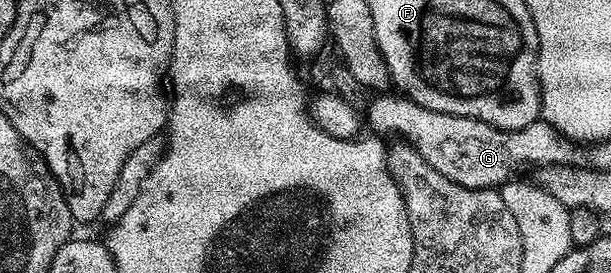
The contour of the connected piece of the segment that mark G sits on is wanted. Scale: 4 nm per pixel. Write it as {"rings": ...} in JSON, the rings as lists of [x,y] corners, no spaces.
{"rings":[[[384,92],[368,106],[368,126],[373,135],[385,136],[384,134],[397,134],[397,139],[403,140],[407,145],[412,146],[446,180],[454,180],[454,184],[464,186],[467,190],[490,190],[503,187],[505,182],[513,181],[516,174],[523,166],[540,166],[547,168],[557,164],[572,164],[577,161],[577,147],[572,145],[567,139],[561,138],[556,133],[550,123],[538,120],[534,124],[526,124],[526,128],[517,130],[499,130],[482,120],[474,120],[466,116],[454,116],[446,112],[434,112],[430,108],[422,108],[414,104],[408,98],[401,96],[396,92]]]}

